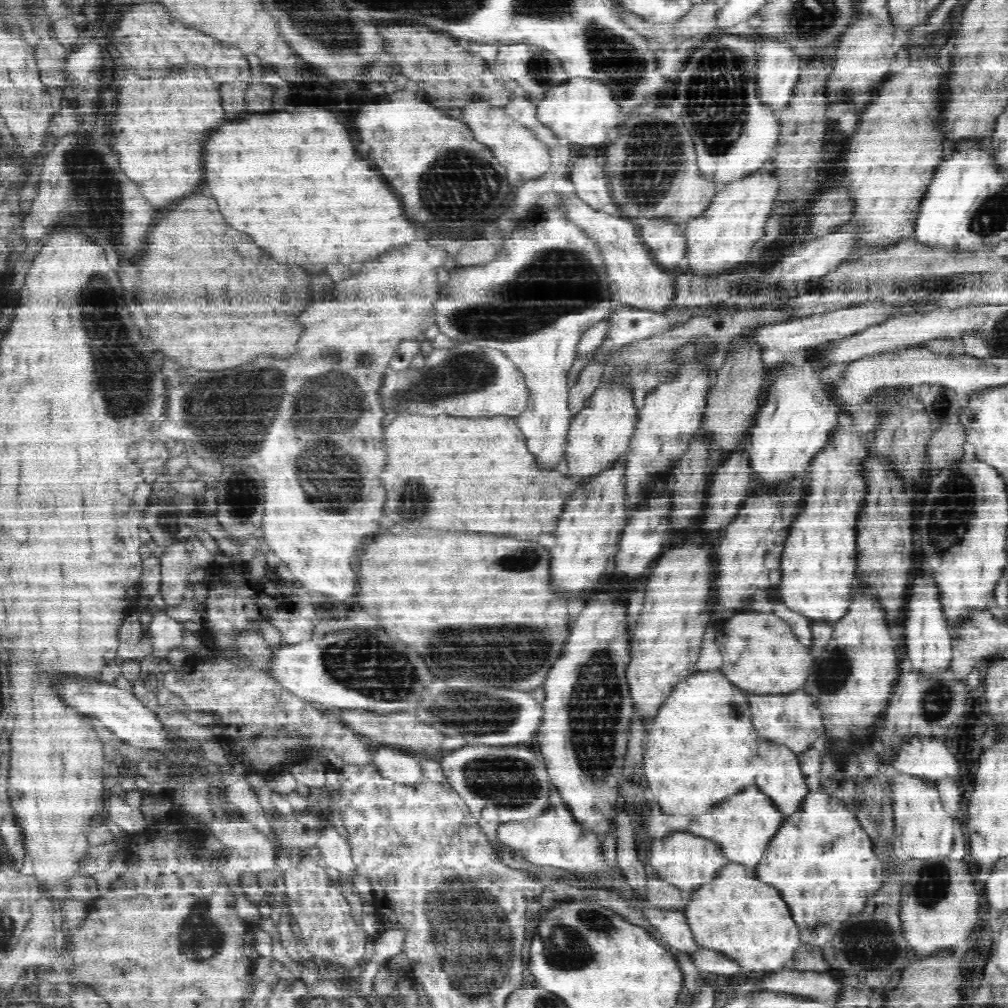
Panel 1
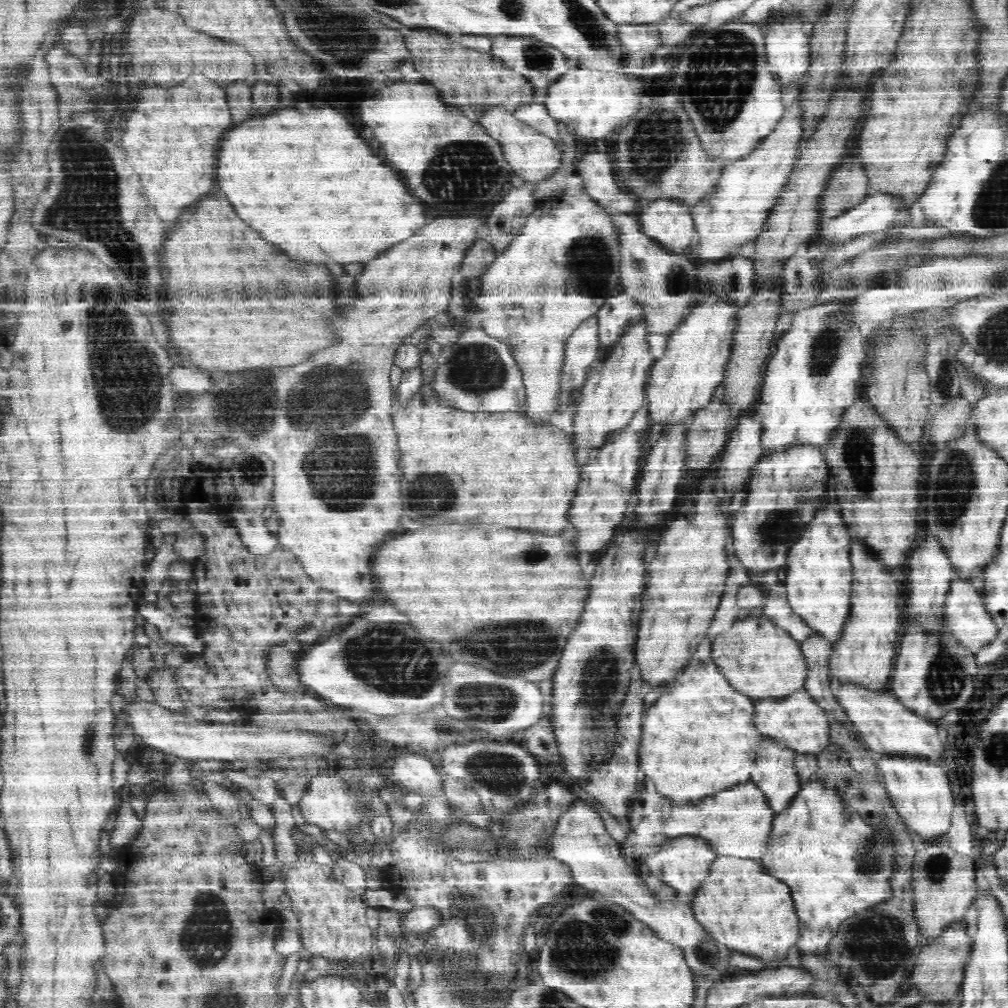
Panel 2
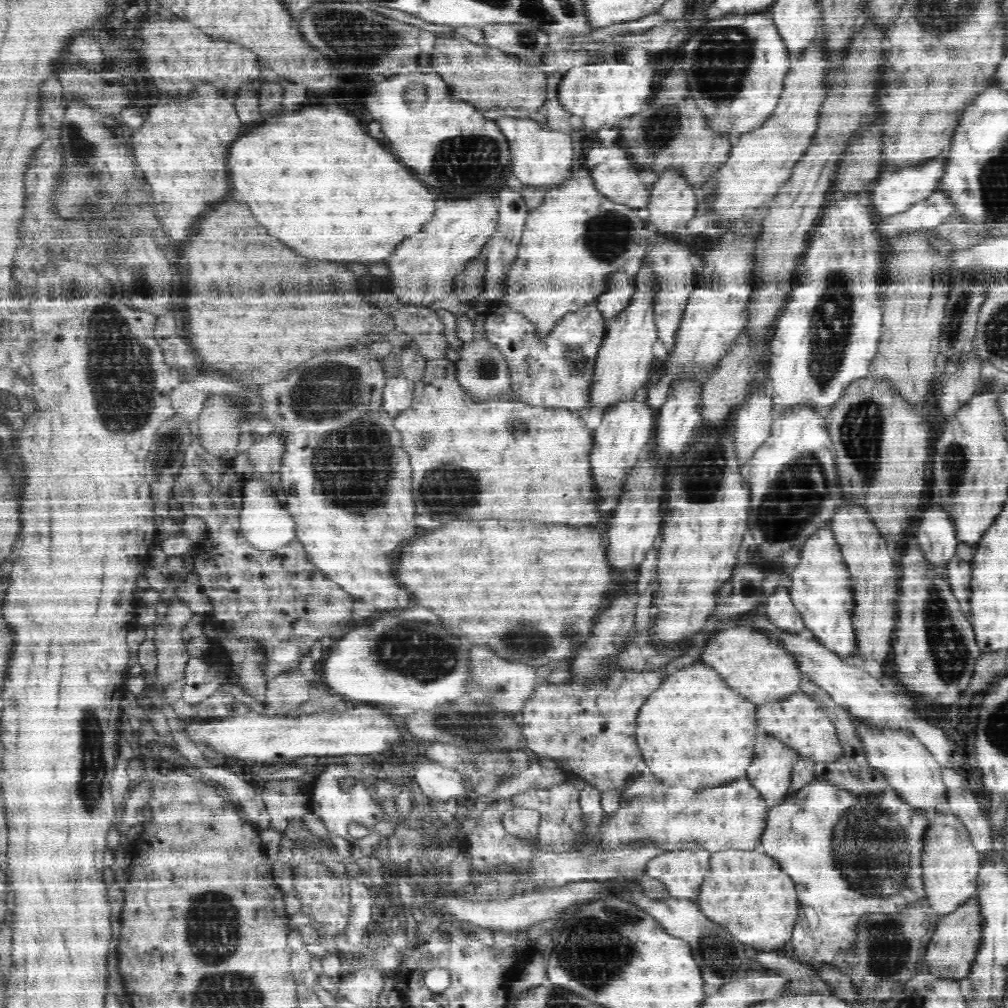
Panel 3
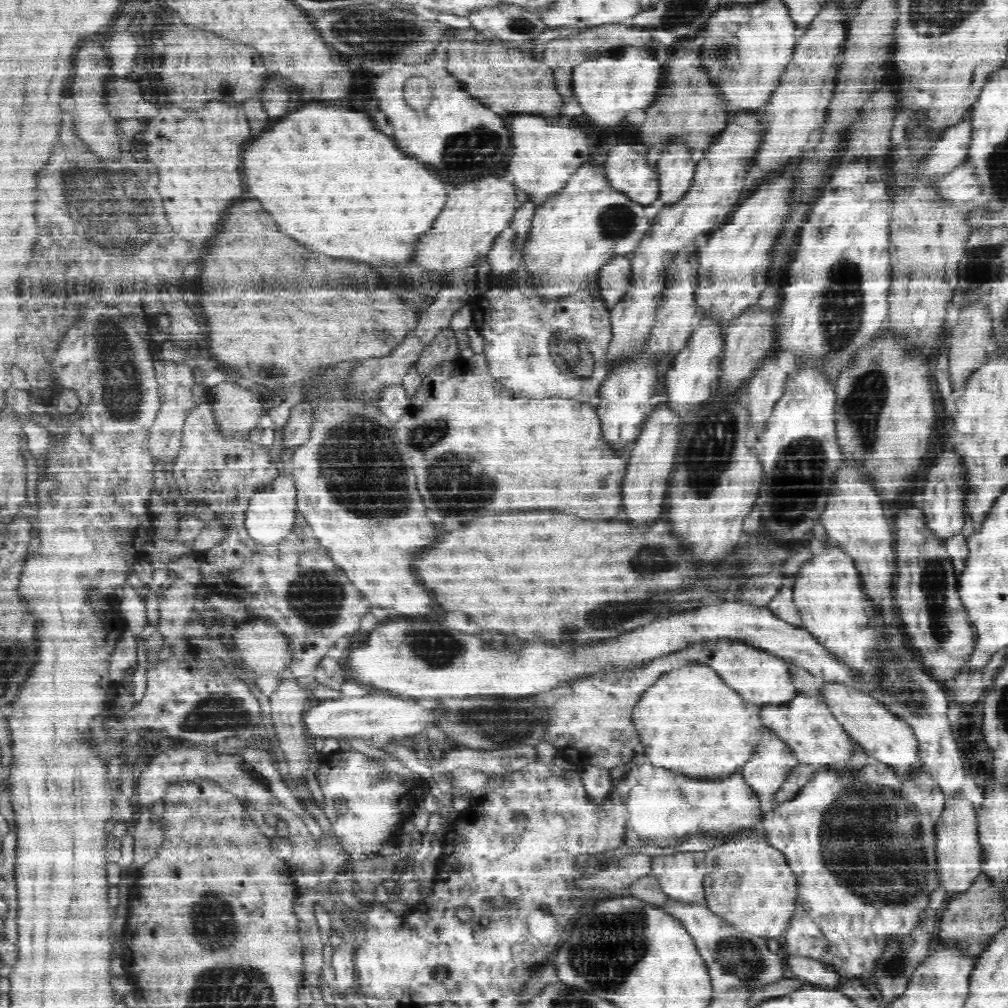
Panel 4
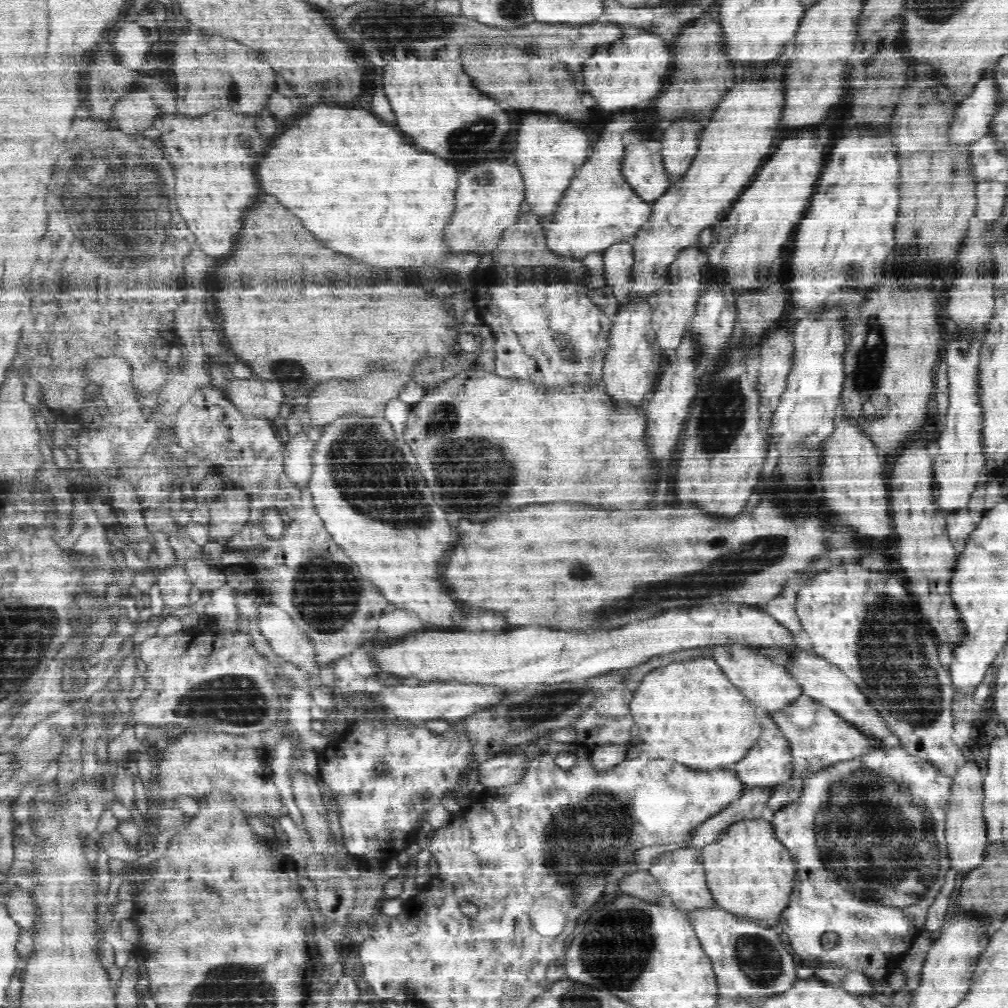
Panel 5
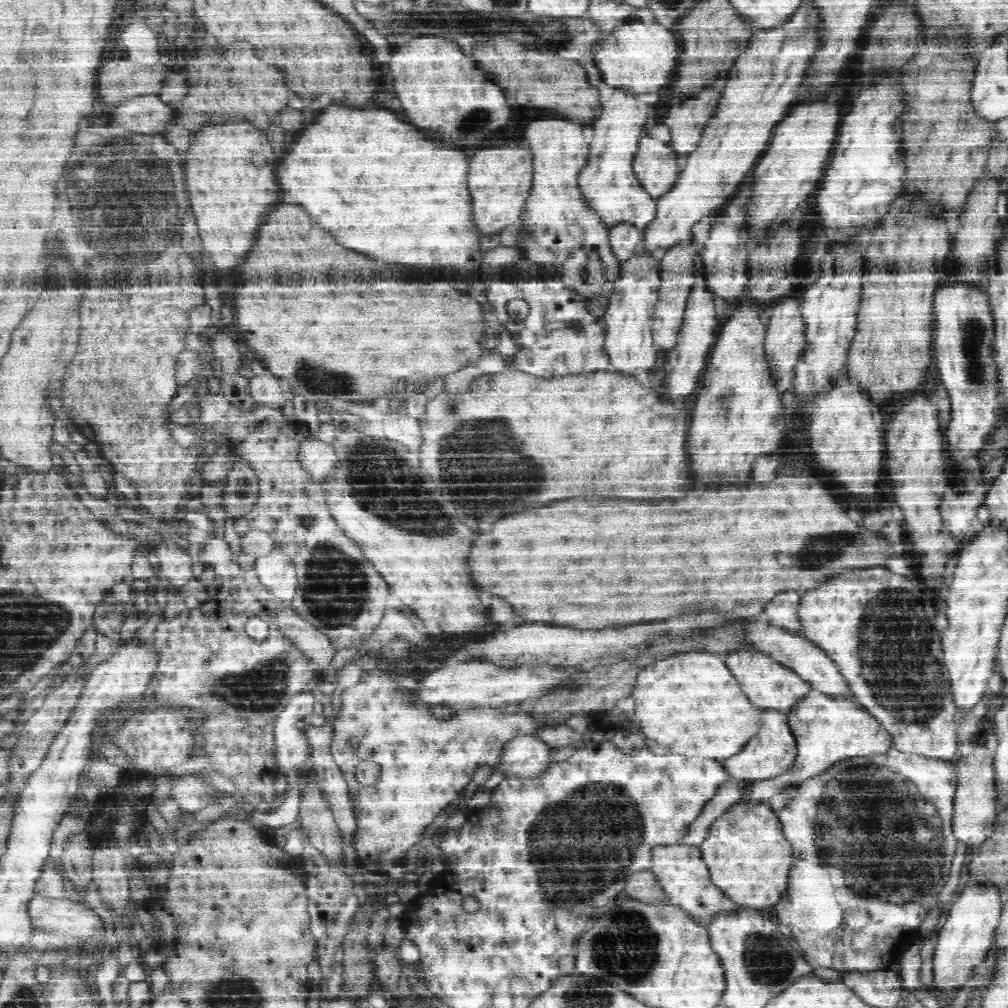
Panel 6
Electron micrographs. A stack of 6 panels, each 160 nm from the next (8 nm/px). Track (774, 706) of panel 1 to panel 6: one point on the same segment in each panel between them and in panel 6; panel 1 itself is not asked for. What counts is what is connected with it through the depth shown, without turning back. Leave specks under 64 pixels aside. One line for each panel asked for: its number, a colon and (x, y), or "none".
2: (796, 720)
3: (799, 722)
4: (815, 737)
5: (819, 737)
6: (828, 729)

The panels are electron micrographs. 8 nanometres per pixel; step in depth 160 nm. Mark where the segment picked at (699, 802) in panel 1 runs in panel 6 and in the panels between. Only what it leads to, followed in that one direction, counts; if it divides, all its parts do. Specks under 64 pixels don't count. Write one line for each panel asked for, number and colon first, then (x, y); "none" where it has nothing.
2: (697, 739)
3: (694, 728)
4: (690, 721)
5: (689, 711)
6: (690, 701)

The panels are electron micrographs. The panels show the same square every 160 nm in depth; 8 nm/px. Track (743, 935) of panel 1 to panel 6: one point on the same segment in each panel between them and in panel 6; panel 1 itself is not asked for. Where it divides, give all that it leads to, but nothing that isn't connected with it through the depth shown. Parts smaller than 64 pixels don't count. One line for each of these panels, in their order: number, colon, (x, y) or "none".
2: (741, 903)
3: (746, 890)
4: (748, 882)
5: (749, 871)
6: (749, 857)

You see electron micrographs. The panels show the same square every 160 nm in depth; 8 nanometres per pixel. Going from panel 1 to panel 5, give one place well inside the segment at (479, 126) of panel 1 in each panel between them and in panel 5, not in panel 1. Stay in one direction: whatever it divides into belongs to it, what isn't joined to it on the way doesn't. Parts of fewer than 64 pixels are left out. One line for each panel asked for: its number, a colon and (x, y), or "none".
2: (534, 157)
3: (543, 159)
4: (546, 154)
5: (550, 151)

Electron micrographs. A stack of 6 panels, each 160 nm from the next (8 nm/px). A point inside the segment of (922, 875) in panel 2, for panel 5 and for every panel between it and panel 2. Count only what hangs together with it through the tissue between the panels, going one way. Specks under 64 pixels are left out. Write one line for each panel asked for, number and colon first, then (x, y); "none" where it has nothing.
3: (951, 863)
4: (960, 854)
5: (967, 831)

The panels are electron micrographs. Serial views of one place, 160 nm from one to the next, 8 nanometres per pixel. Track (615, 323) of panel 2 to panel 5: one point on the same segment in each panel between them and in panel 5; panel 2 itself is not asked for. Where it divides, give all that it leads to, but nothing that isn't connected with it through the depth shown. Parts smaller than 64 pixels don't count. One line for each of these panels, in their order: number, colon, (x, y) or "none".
3: (619, 288)
4: (614, 277)
5: (619, 257)

